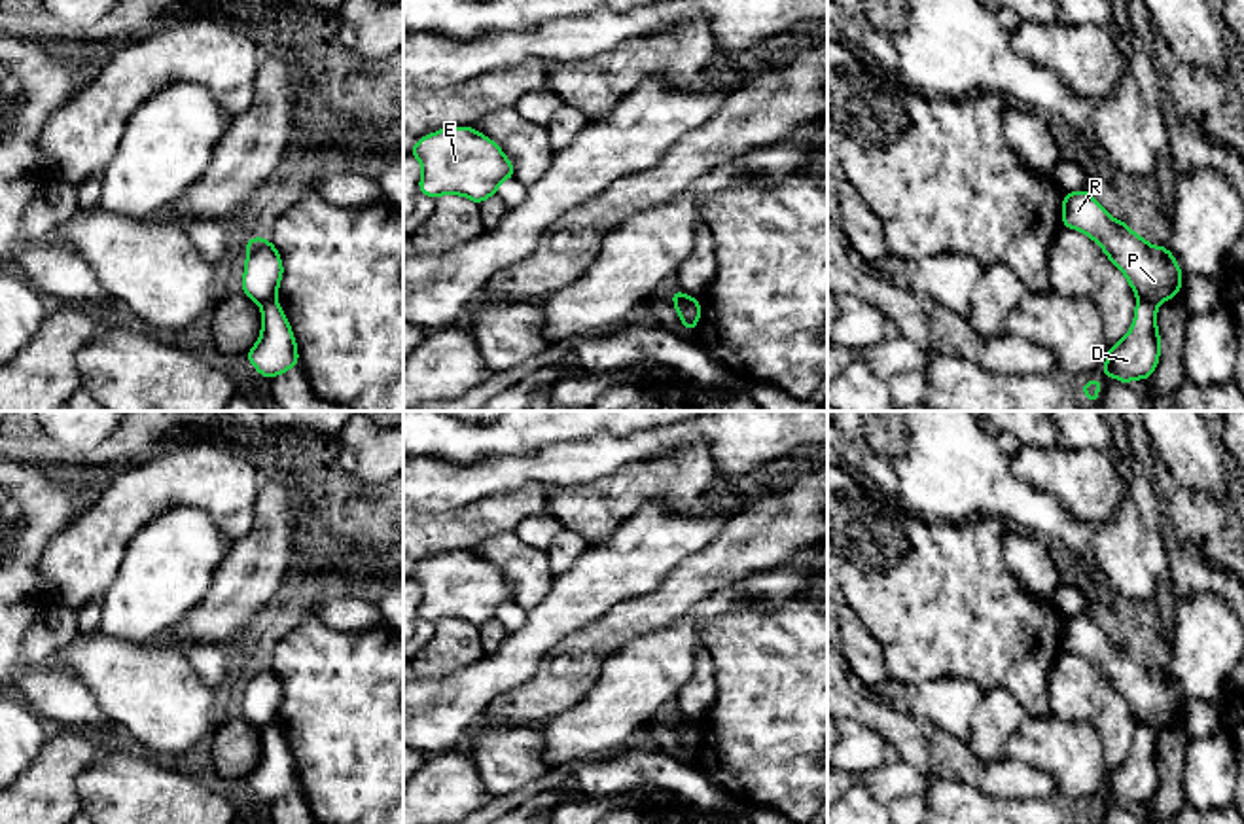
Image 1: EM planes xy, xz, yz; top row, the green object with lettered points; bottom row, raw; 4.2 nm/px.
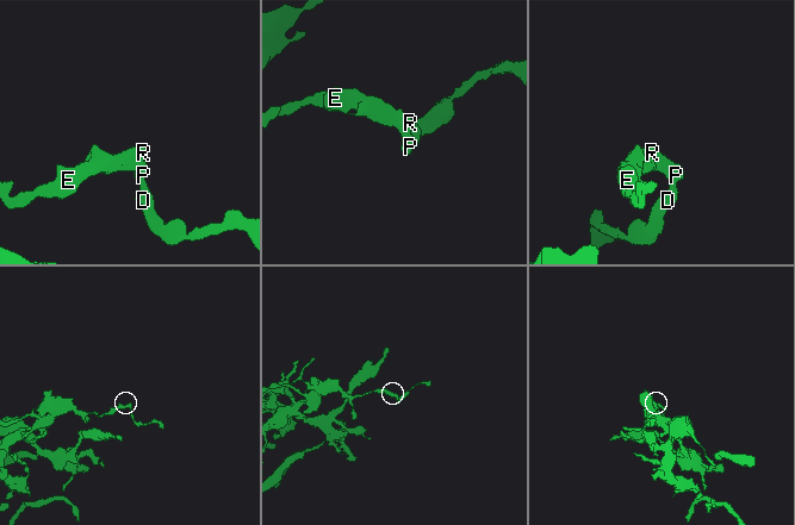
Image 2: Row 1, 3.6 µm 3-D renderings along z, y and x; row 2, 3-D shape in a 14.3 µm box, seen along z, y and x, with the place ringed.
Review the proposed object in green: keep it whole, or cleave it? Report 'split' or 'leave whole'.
split

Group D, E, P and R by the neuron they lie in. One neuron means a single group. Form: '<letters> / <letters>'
D / E P R

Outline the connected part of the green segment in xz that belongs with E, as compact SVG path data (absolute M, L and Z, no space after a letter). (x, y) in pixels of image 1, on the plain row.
M449 551L422 561L409 578L422 587L418 616L426 621L464 619L471 627L483 627L496 619L498 610L515 600L511 585L500 570L473 551Z

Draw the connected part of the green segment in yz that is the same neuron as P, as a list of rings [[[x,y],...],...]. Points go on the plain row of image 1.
[[[1087,616],[1064,618],[1062,652],[1089,659],[1121,693],[1138,724],[1153,729],[1180,720],[1183,699],[1166,671],[1153,671],[1123,644],[1115,644]]]

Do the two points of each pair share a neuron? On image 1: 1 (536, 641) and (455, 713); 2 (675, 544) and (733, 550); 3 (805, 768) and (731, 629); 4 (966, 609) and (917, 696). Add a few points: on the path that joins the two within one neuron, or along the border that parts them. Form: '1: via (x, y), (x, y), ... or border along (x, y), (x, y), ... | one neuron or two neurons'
1: via (515, 660), (476, 692) | one neuron
2: border along (731, 514), (699, 552), (667, 574) | two neurons
3: via (805, 734), (805, 703), (765, 663) | one neuron
4: border along (890, 677), (902, 682), (968, 680) | two neurons

